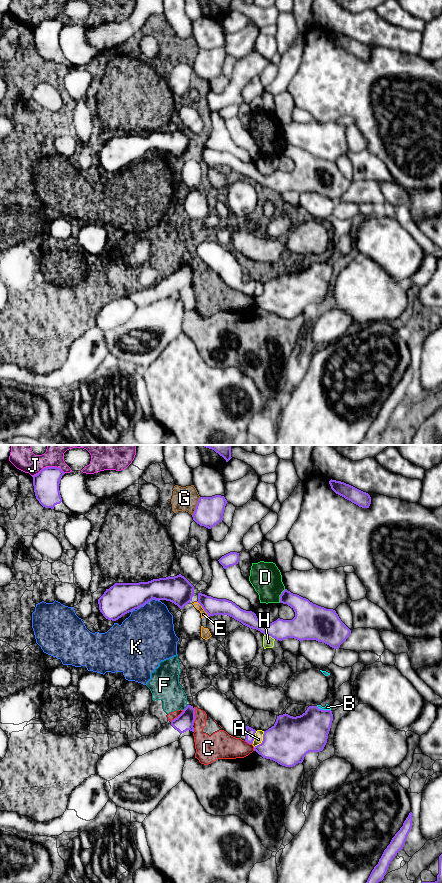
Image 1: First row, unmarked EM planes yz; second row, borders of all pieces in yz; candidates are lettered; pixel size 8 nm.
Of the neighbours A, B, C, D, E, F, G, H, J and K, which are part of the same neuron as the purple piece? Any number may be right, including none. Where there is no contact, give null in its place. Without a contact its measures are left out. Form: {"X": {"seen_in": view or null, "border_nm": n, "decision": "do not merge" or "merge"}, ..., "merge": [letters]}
{"A": {"seen_in": "yz", "border_nm": 160, "decision": "do not merge"}, "B": {"seen_in": "yz", "border_nm": 120, "decision": "do not merge"}, "C": {"seen_in": "yz", "border_nm": 130, "decision": "do not merge"}, "D": {"seen_in": "yz", "border_nm": 120, "decision": "do not merge"}, "E": {"seen_in": "yz", "border_nm": 160, "decision": "do not merge"}, "F": {"seen_in": "yz", "border_nm": 60, "decision": "do not merge"}, "G": {"seen_in": "yz", "border_nm": 170, "decision": "do not merge"}, "H": {"seen_in": "yz", "border_nm": 100, "decision": "do not merge"}, "J": {"seen_in": "yz", "border_nm": 260, "decision": "do not merge"}, "K": {"seen_in": "yz", "border_nm": 200, "decision": "do not merge"}, "merge": []}

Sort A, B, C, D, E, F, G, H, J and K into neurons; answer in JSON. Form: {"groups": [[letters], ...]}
{"groups": [["A"], ["B", "C", "D", "E", "F", "G", "H", "J", "K"]]}

